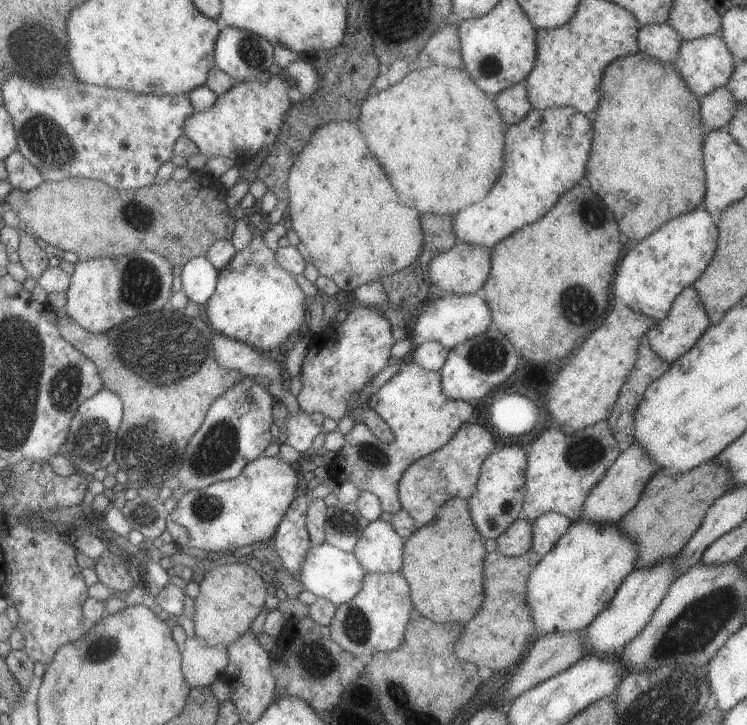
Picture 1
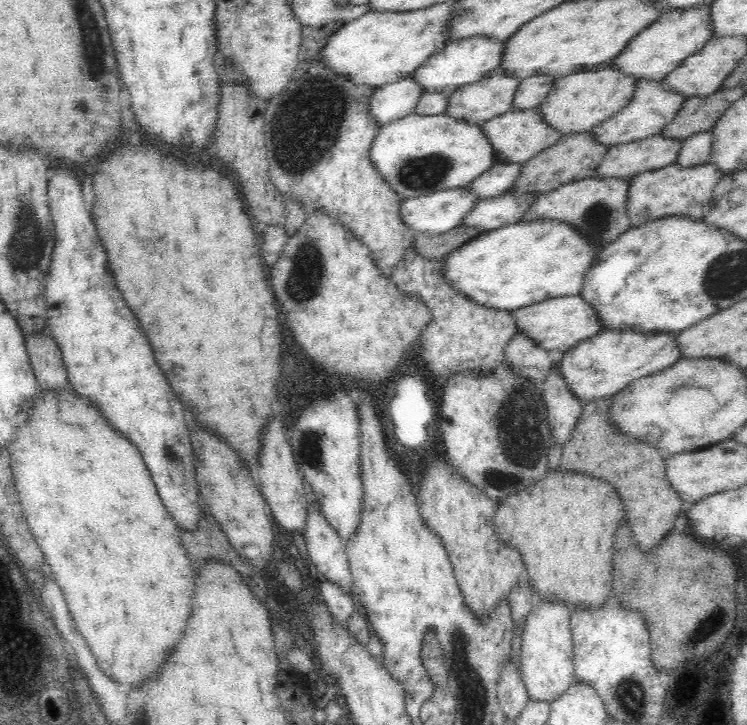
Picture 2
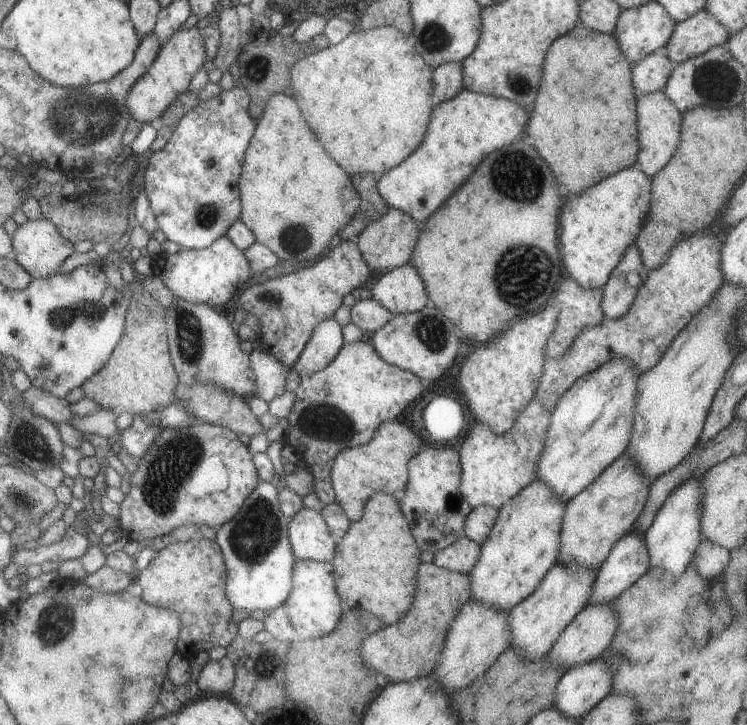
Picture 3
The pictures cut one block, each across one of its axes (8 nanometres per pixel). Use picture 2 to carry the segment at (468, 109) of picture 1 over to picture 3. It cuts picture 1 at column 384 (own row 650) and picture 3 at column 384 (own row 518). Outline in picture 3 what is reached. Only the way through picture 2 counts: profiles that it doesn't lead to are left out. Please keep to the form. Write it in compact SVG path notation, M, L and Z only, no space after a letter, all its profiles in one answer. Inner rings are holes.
M356 27L338 44L303 56L291 66L292 98L325 152L347 174L381 176L397 167L421 145L435 100L432 95L432 69L423 64L413 51L410 38L394 27L369 30Z

